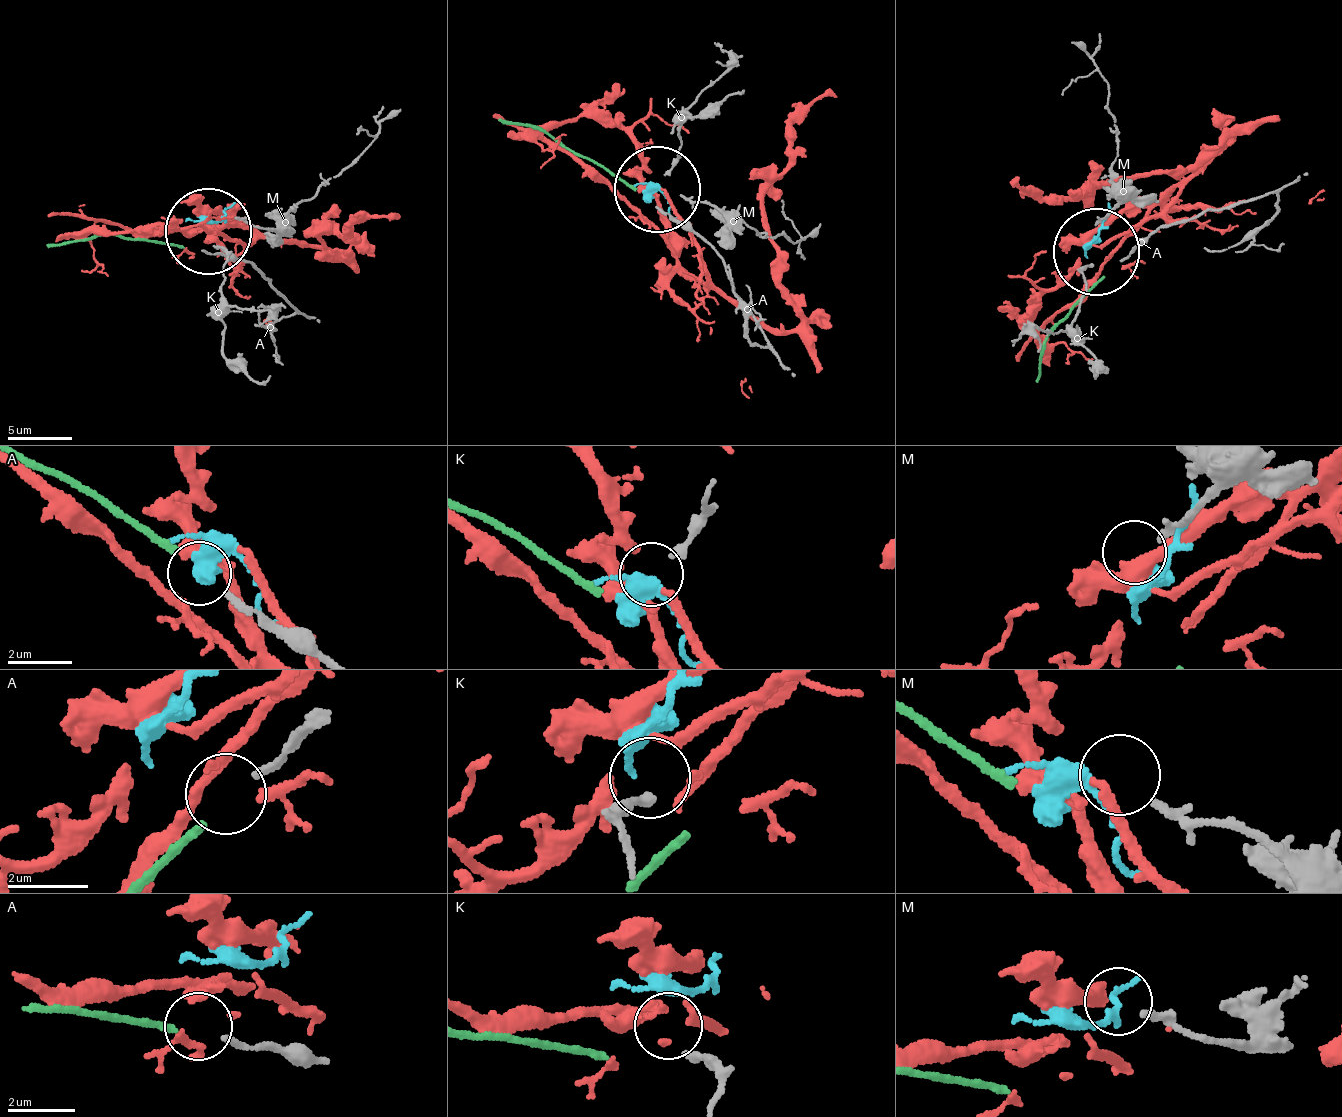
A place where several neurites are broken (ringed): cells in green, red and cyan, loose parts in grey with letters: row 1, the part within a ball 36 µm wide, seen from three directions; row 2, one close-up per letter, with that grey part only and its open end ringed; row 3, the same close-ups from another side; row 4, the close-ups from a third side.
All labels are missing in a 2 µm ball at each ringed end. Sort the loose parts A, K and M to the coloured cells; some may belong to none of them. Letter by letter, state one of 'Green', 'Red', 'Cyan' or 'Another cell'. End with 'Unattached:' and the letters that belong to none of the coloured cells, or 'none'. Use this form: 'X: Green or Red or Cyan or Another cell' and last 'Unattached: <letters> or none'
A: Green
K: Cyan
M: Another cell
Unattached: M

